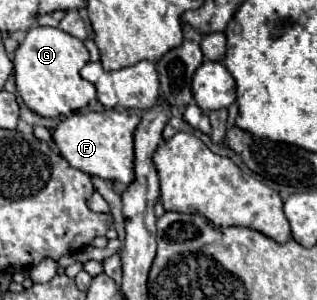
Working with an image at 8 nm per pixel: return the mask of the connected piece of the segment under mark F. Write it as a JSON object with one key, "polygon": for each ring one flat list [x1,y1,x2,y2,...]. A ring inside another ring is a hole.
{"polygon":[[105,109,101,113,97,111,79,110,77,113,71,113,69,117,65,117,63,121,59,121,53,129,53,143,57,145,59,149,59,155,75,169,87,173,87,175,97,175,101,179,109,179,109,181,115,181,115,183,121,183,121,185,129,185,133,179,135,179,135,173,133,173,133,131,135,127,139,125,139,117,131,117,127,113,121,113,121,111,115,111,113,109]]}

